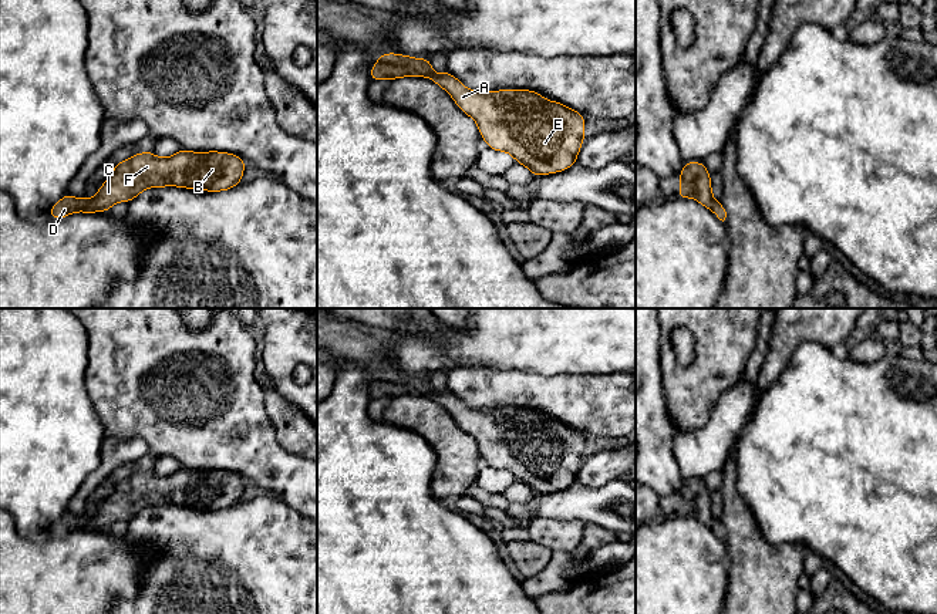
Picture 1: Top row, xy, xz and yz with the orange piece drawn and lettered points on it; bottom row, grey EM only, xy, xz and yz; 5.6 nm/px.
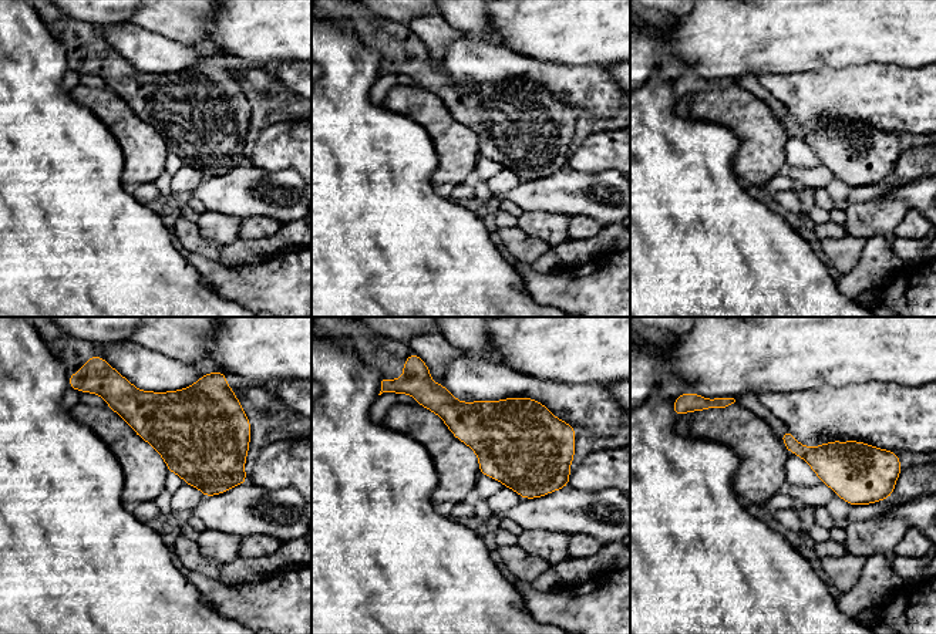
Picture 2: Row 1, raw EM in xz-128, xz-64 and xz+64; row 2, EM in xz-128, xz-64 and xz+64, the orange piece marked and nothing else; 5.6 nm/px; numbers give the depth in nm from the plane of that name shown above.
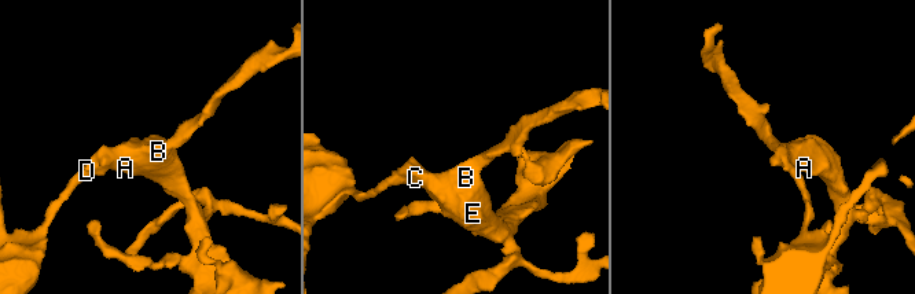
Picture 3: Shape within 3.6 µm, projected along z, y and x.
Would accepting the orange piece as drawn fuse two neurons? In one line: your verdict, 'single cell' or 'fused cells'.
fused cells

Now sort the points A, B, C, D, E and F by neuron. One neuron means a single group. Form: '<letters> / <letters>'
A B C E F / D

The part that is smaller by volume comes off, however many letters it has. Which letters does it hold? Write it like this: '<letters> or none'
A, B, C, E, F

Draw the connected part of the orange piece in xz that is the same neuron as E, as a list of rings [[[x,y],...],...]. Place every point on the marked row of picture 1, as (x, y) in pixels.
[[[380,53],[378,61],[411,67],[419,77],[432,80],[452,97],[464,114],[478,124],[479,135],[485,139],[488,148],[498,152],[509,152],[516,163],[526,166],[533,176],[563,172],[576,165],[586,128],[584,117],[576,109],[557,101],[549,101],[530,90],[499,90],[491,92],[469,90],[449,71],[434,72],[431,58]]]

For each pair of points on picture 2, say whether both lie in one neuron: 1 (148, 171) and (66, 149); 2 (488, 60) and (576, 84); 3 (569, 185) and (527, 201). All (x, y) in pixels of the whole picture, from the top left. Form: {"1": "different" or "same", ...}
{"1": "different", "2": "same", "3": "same"}

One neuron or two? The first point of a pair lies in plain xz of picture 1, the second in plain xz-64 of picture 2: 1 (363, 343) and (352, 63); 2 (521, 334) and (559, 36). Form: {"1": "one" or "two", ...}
{"1": "two", "2": "one"}

